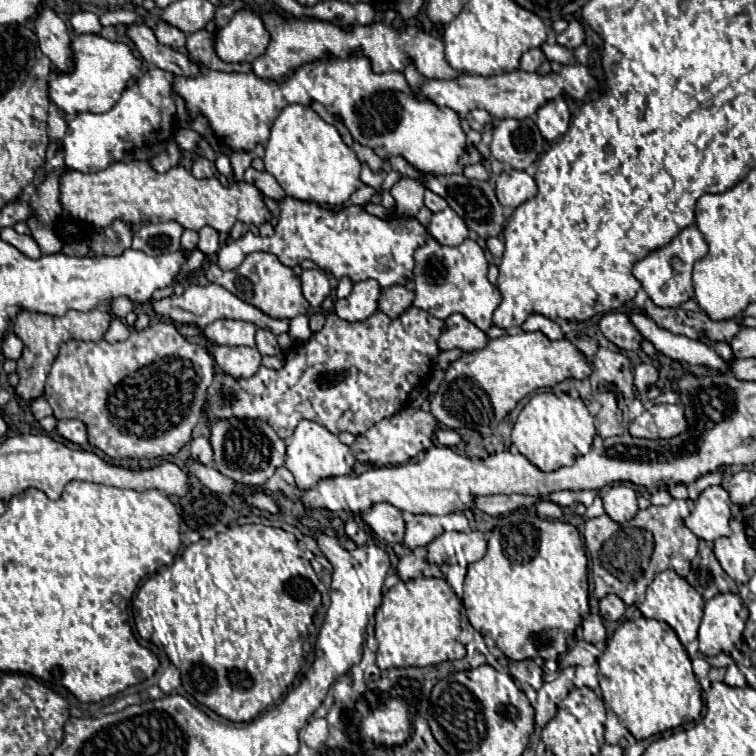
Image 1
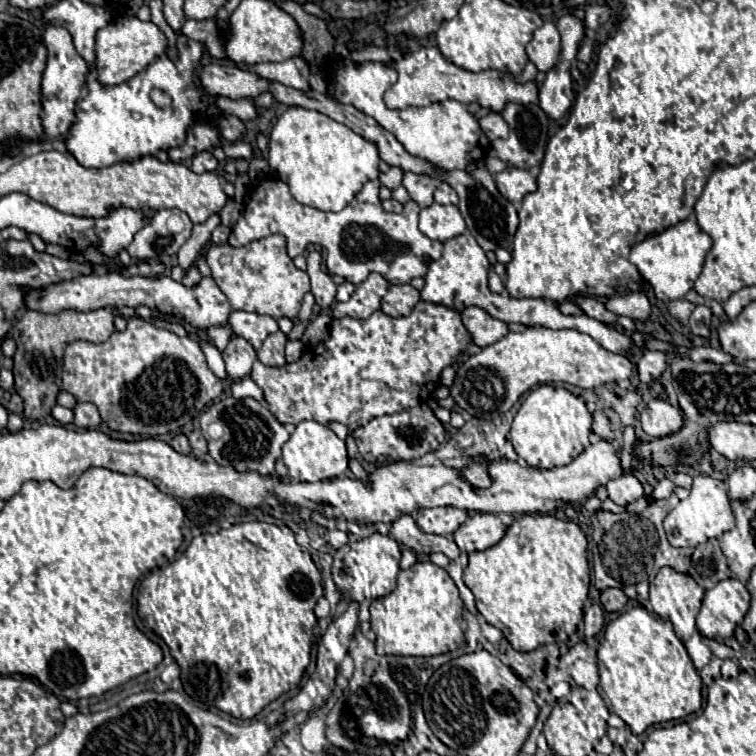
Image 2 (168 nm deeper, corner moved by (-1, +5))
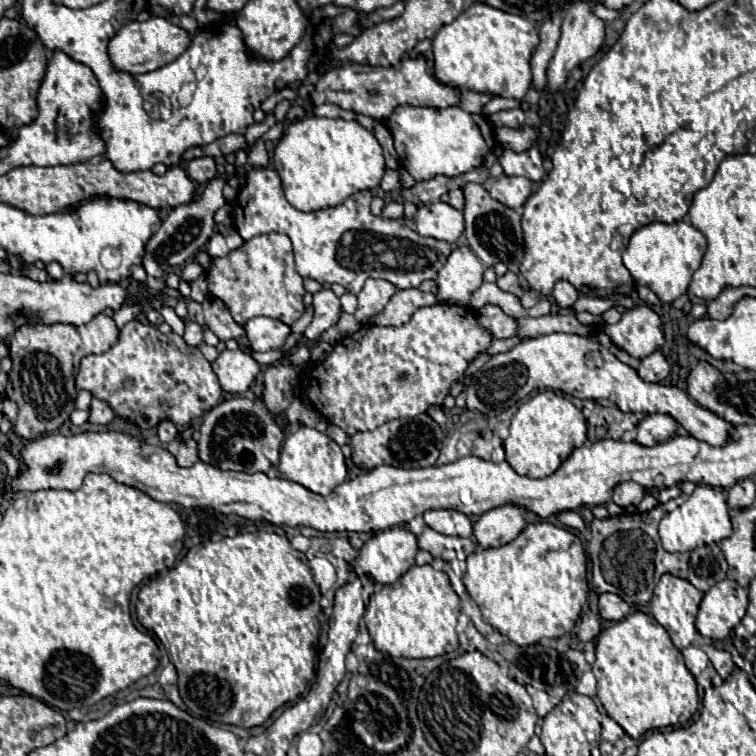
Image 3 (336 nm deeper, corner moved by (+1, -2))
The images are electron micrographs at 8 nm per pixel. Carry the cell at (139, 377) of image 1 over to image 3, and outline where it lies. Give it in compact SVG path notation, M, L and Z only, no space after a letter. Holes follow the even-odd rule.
M137 319L121 329L119 341L107 353L81 359L77 389L87 389L93 397L107 399L119 417L141 429L155 427L165 417L177 427L185 427L213 409L223 393L211 363L197 347L187 345L177 333L163 335L155 325Z

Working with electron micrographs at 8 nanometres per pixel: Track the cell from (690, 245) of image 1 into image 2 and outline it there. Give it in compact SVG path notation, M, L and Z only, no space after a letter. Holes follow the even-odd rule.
M683 220L633 246L629 260L637 266L639 274L651 284L655 296L663 302L669 302L683 298L693 288L709 250L711 238L699 228L699 224L695 220Z

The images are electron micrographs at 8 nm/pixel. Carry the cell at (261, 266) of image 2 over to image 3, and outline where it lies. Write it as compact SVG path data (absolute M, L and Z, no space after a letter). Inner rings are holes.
M259 235L229 255L211 259L207 283L209 295L221 299L239 325L245 325L249 319L259 315L267 315L283 321L285 325L293 325L305 309L303 277L295 269L293 249L287 235Z

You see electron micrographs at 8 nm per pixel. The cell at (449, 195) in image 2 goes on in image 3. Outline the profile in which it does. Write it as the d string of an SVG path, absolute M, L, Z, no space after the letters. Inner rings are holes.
M461 189L447 191L447 195L443 195L441 199L443 199L445 203L451 203L451 207L455 207L455 209L459 209L459 211L463 211L463 207L465 207L465 195L463 195Z

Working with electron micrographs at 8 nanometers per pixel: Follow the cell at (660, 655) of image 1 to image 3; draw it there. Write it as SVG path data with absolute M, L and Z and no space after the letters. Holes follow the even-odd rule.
M635 611L623 621L617 621L597 637L597 659L593 663L593 675L597 677L597 697L603 703L607 715L625 729L627 735L639 739L651 729L667 725L687 723L699 705L697 683L683 663L683 655L669 639L665 627L661 627L651 615Z

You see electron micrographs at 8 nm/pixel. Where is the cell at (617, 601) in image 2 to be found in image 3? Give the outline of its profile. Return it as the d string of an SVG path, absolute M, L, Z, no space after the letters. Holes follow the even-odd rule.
M601 593L599 595L599 613L607 621L621 621L629 613L629 605L613 593Z

